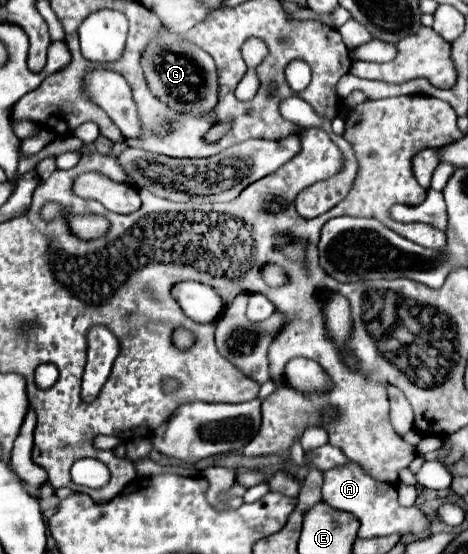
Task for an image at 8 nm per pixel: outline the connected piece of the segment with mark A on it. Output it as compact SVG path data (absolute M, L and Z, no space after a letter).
M347 462L339 468L331 468L323 472L325 476L325 502L337 510L351 512L359 518L361 528L359 528L359 538L375 538L375 536L387 536L387 534L407 534L407 532L421 532L429 520L417 506L401 506L397 502L397 490L391 484L377 482L371 478L363 468L359 468L353 462Z

